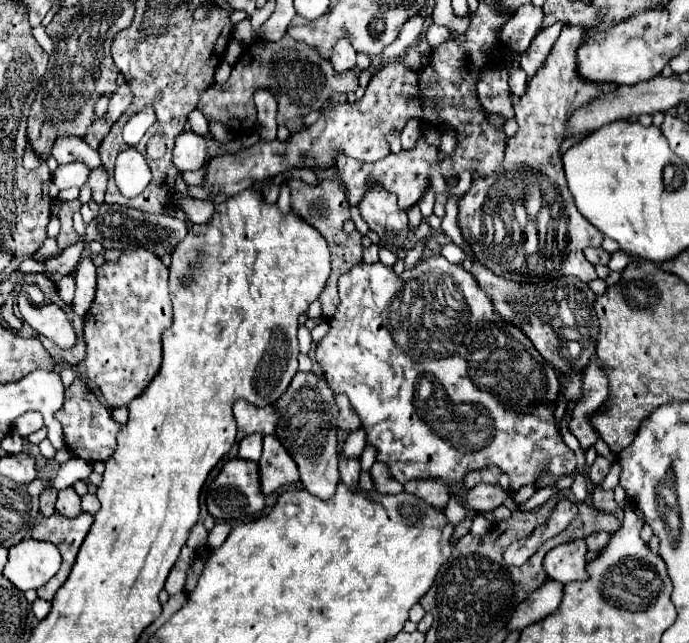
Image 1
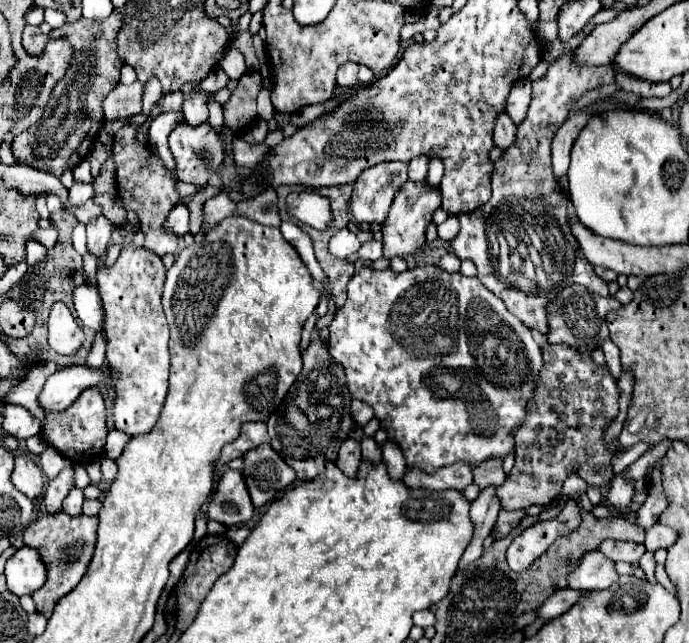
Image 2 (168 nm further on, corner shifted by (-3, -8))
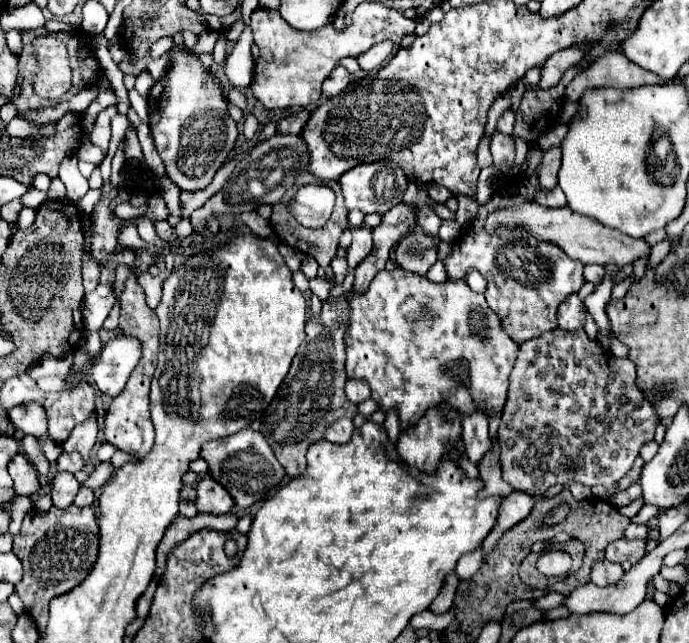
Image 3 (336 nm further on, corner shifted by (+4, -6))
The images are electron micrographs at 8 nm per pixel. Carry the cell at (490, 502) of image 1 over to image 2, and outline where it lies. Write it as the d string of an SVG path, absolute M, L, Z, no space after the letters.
M544 345L542 347L544 367L540 371L540 381L534 391L534 399L528 403L528 417L526 423L516 431L516 463L512 473L506 477L506 481L496 489L496 497L500 501L500 507L504 511L514 509L526 509L532 505L548 505L554 497L560 495L562 483L568 477L568 471L578 469L580 477L584 477L586 483L602 487L608 485L614 479L610 459L614 453L618 453L622 447L618 441L612 443L608 449L602 441L602 431L618 415L618 385L614 383L608 369L598 367L588 353L578 353L576 349L568 345Z

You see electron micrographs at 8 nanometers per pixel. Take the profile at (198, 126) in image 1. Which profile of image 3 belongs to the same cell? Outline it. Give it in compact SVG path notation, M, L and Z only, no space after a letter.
M131 89L131 91L129 91L129 103L131 103L131 107L135 109L135 113L147 123L147 99L141 97L135 89Z

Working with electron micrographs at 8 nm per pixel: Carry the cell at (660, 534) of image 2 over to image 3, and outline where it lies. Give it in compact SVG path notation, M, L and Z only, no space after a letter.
M631 523L631 525L625 529L625 537L629 537L629 539L647 539L647 525Z

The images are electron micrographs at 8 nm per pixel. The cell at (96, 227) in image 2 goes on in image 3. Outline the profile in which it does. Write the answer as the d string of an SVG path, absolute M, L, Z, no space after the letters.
M93 257L89 261L83 261L83 287L87 293L91 293L99 285L99 275L101 267Z

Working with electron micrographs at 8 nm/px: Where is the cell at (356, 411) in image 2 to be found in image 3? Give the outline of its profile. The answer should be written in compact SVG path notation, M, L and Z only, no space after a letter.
M347 379L347 383L345 383L345 395L347 395L349 401L361 403L361 401L371 397L371 391L369 391L369 385L361 383L361 379Z

